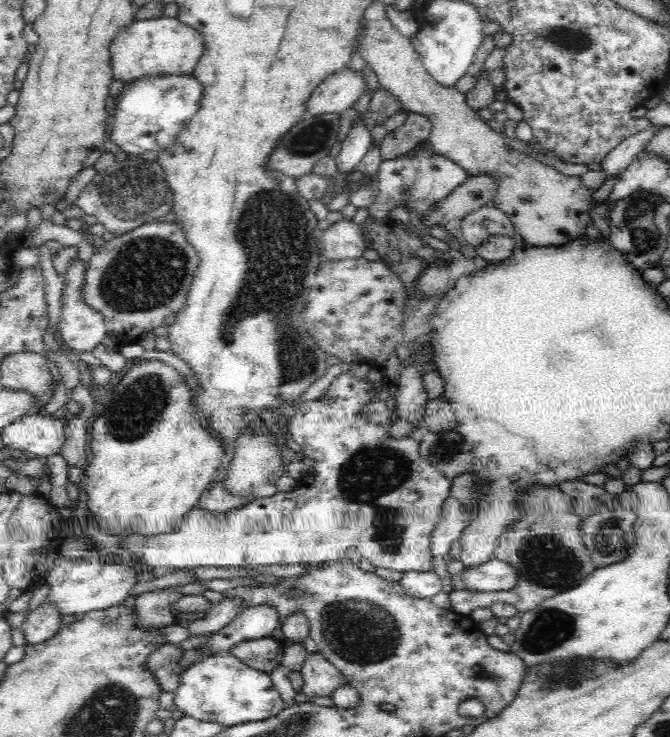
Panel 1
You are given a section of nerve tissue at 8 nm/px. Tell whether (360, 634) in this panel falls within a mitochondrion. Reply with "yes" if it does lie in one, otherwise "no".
yes

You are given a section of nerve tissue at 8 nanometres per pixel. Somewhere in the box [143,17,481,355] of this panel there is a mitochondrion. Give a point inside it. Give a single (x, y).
(314, 137)

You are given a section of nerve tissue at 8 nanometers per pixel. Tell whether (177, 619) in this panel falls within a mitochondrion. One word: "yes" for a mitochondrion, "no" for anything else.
no

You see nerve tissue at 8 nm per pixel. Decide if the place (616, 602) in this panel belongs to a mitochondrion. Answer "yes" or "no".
no

